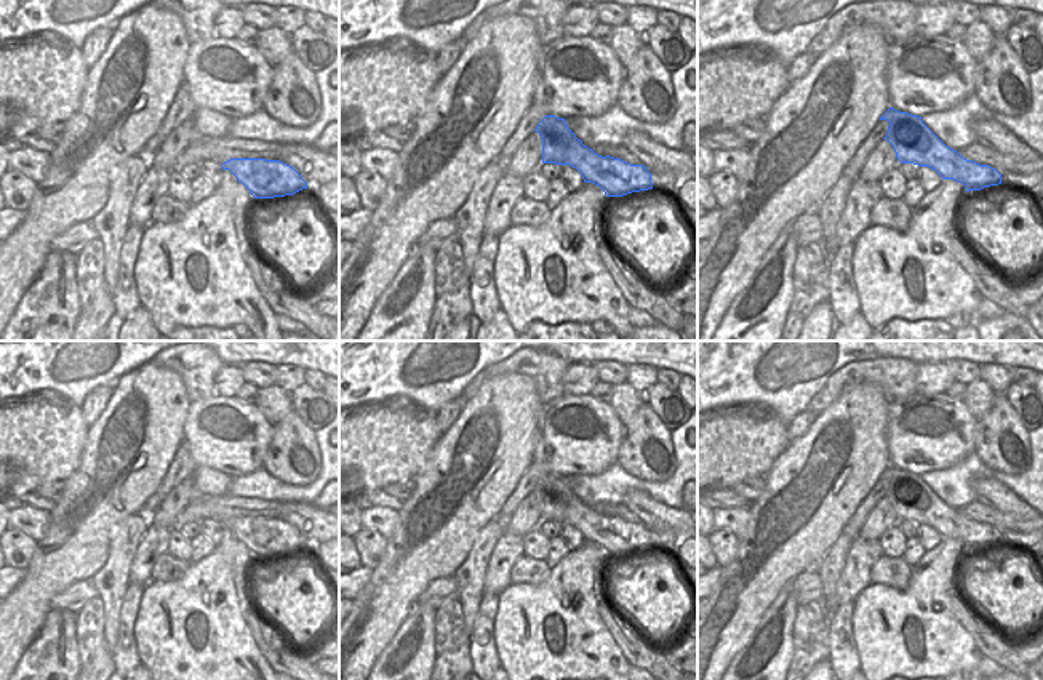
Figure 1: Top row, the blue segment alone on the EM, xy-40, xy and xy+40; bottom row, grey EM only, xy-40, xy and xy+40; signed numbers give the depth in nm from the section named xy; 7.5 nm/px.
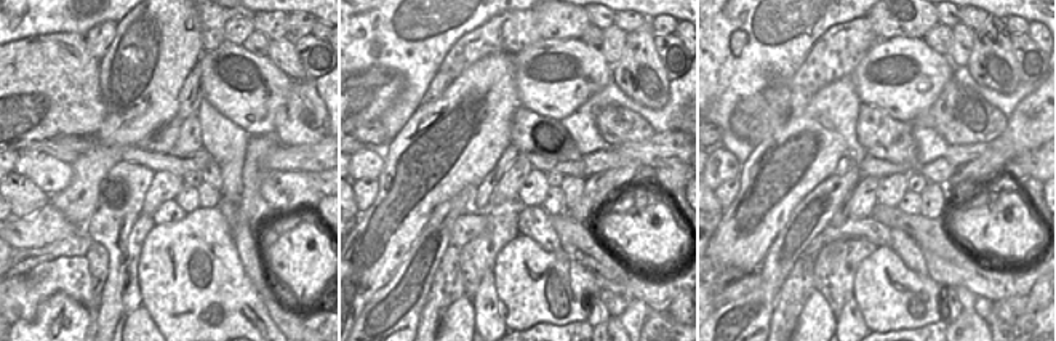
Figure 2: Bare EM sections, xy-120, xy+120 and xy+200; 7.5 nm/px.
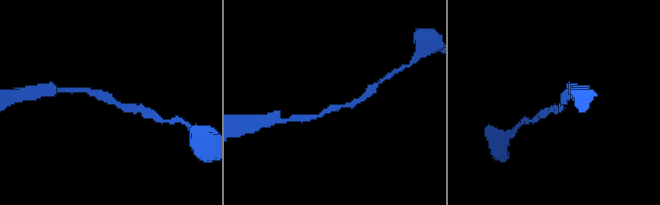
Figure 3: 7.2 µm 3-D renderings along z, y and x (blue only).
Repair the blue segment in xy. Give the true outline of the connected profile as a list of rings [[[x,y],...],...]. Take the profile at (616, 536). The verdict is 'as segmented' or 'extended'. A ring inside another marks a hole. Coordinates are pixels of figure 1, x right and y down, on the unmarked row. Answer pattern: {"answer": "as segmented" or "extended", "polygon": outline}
{"answer": "as segmented", "polygon": [[[545,474],[534,490],[542,498],[542,522],[576,526],[584,541],[598,544],[606,555],[653,547],[651,531],[646,525],[595,512],[576,496],[565,477]]]}

